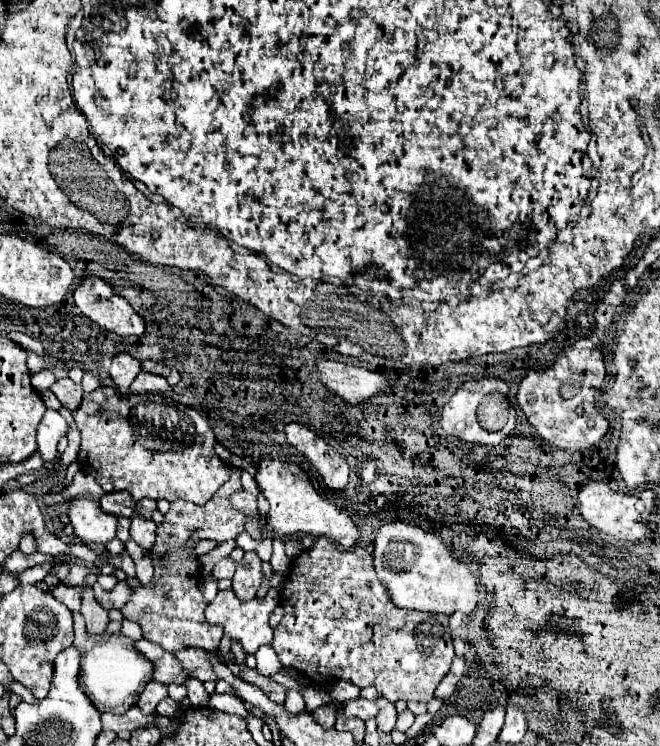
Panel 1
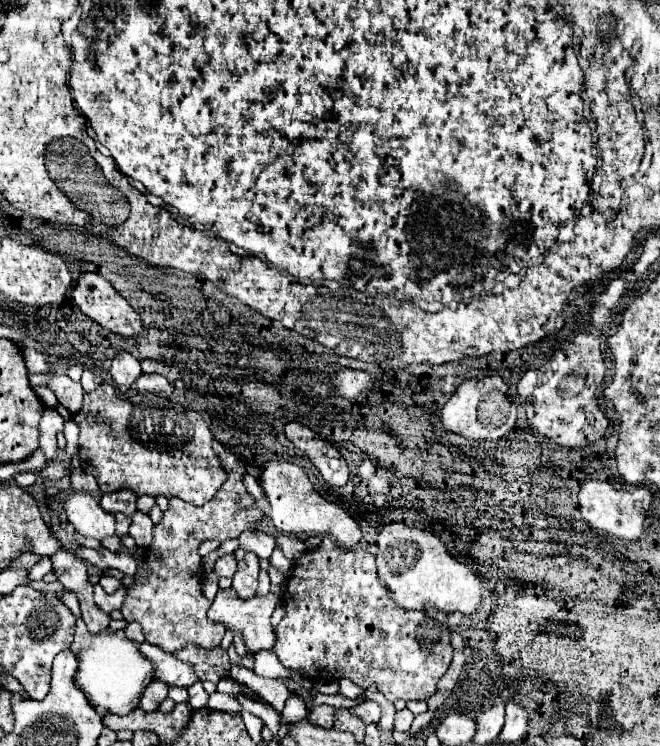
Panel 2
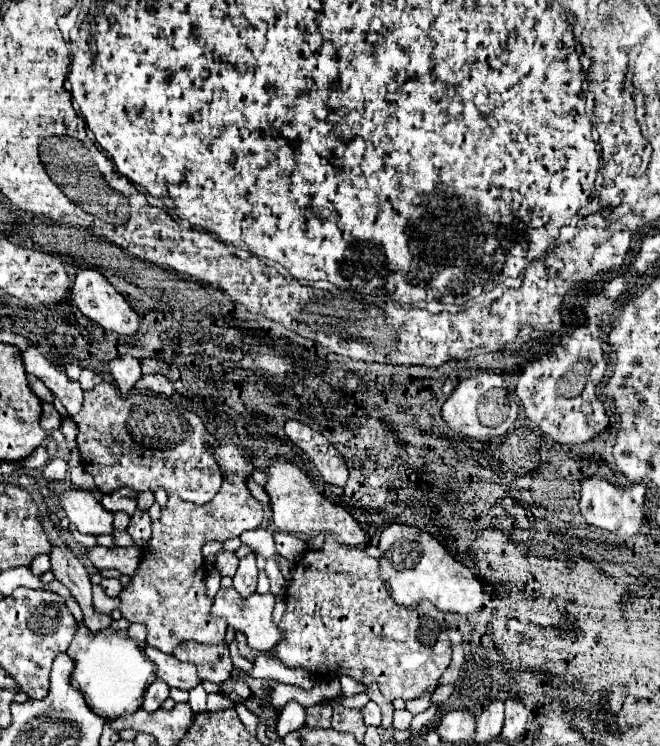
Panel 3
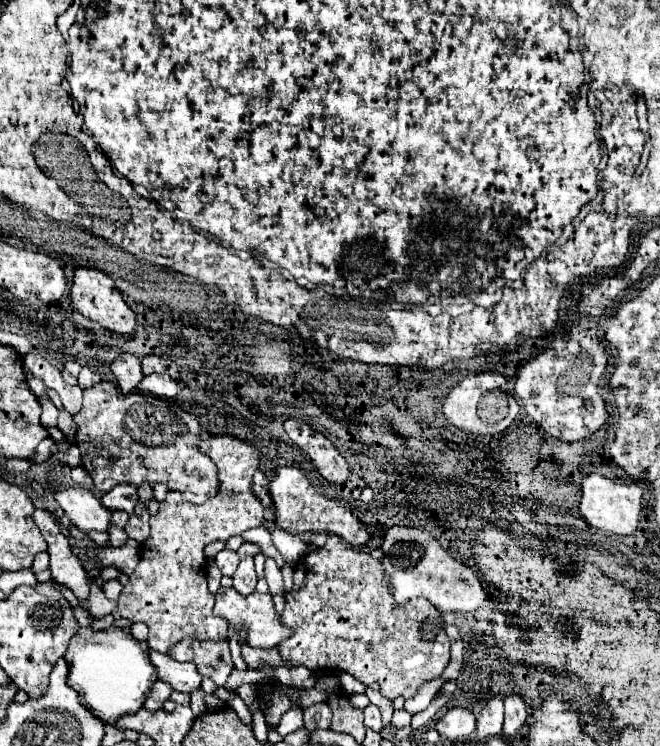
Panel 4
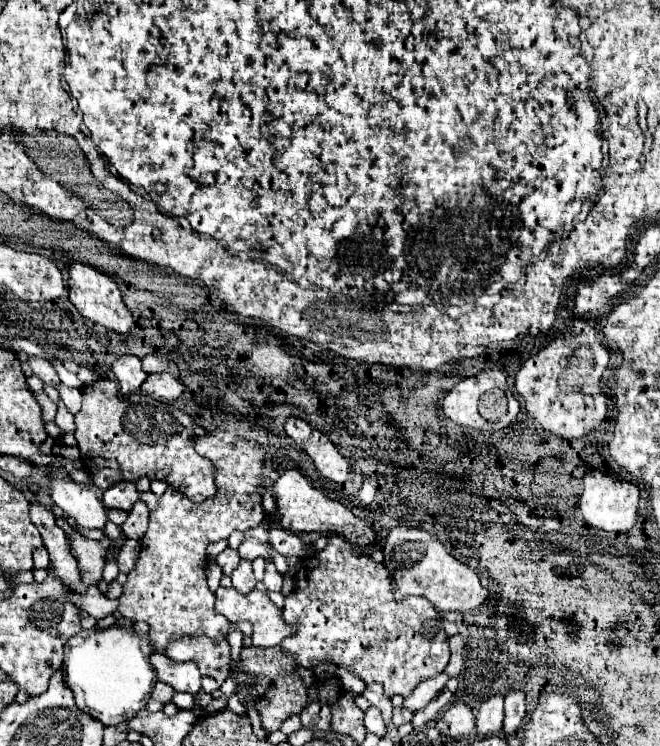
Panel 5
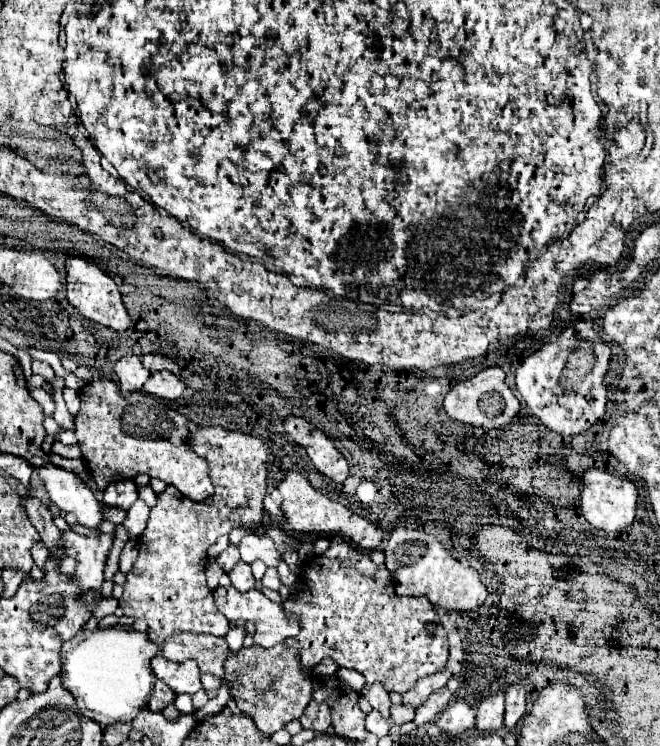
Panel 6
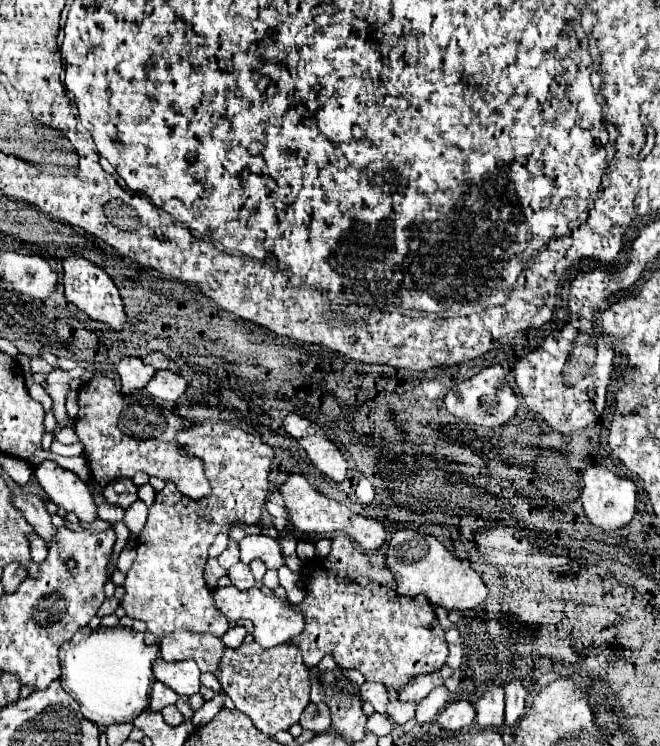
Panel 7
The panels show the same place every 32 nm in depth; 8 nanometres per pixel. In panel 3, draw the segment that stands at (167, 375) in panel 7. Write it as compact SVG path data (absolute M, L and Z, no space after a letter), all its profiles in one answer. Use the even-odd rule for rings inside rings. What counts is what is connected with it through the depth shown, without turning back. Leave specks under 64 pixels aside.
M162 374L142 376L134 388L136 388L138 392L144 392L144 394L158 394L158 396L172 396L172 394L176 394L174 382L170 382L170 380L168 380L166 376L162 376Z

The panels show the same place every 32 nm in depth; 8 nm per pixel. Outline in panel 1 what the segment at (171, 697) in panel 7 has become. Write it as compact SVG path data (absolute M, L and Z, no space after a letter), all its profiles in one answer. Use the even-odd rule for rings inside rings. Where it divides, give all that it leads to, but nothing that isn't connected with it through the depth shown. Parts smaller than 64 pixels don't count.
M148 682L146 684L146 688L144 688L144 692L140 694L140 698L138 698L138 708L144 712L144 714L152 714L154 710L156 710L156 706L158 706L158 702L160 700L164 700L168 696L168 690L166 690L166 686L164 684L158 684L158 682Z

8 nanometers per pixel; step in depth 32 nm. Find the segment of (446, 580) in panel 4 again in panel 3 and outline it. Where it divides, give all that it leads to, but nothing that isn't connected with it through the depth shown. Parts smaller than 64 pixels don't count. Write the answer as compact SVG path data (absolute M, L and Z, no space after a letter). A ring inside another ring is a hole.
M390 524L380 534L380 574L382 580L388 582L392 598L400 606L414 606L418 600L430 600L440 612L458 612L470 614L482 610L482 584L478 584L478 576L466 568L466 564L458 564L430 532L422 532L422 528L408 528L408 524Z

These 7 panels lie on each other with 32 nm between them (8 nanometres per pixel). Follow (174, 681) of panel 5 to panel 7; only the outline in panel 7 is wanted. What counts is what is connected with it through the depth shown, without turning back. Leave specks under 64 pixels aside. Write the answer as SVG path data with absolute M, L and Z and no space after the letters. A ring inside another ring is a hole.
M158 658L154 662L156 680L172 688L176 694L192 696L200 690L200 668L194 660L180 660L180 662L164 662Z

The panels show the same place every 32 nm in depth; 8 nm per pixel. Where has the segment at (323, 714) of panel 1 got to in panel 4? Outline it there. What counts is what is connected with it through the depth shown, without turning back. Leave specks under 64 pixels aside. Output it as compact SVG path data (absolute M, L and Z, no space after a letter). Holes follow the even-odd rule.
M318 702L312 704L308 708L304 708L304 728L306 730L328 730L330 728L330 706L326 702Z

